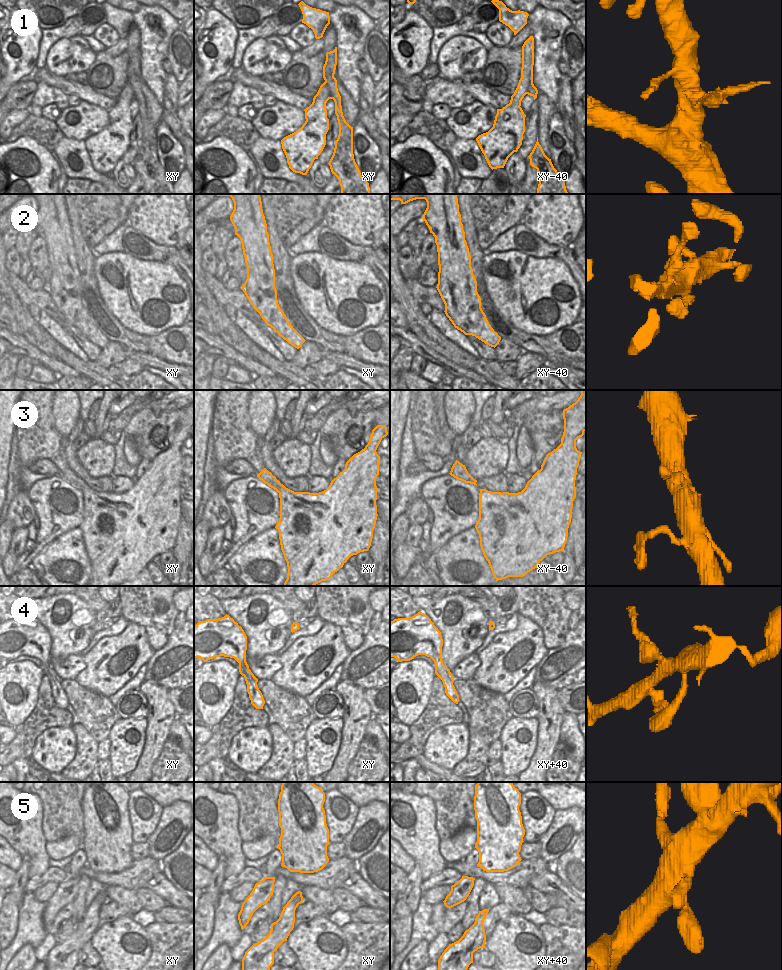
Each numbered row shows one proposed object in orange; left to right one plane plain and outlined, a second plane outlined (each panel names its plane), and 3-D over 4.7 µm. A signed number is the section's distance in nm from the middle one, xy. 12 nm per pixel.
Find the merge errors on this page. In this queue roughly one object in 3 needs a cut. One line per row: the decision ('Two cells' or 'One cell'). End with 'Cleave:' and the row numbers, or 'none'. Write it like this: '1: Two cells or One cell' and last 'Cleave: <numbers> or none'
1: Two cells
2: One cell
3: One cell
4: One cell
5: One cell
Cleave: 1

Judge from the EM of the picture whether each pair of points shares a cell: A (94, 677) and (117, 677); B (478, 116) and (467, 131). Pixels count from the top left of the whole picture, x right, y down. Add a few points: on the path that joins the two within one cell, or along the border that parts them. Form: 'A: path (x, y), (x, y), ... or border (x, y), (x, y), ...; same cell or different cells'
A: path (100, 677), (111, 677); same cell
B: path (474, 120), (467, 127); same cell

